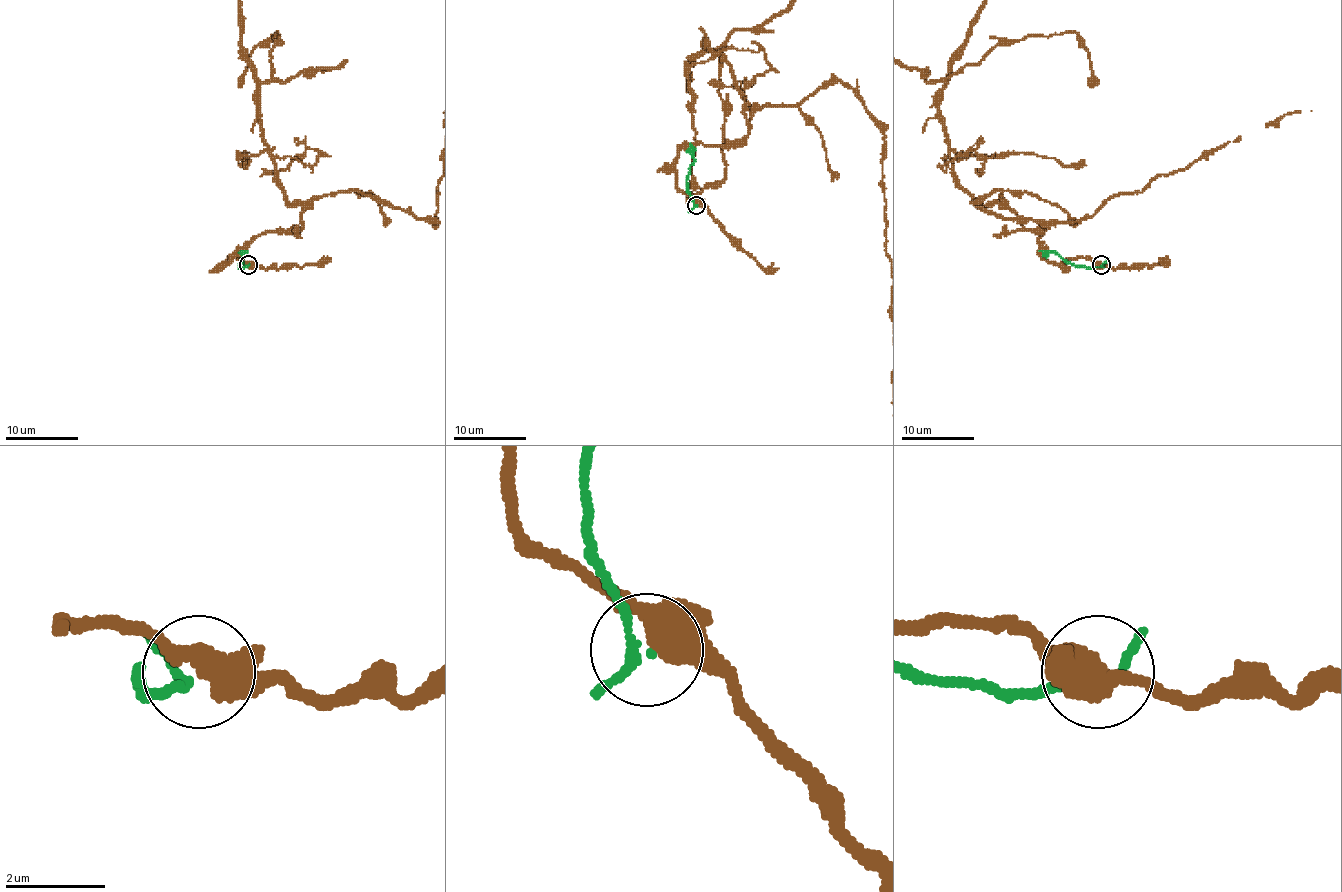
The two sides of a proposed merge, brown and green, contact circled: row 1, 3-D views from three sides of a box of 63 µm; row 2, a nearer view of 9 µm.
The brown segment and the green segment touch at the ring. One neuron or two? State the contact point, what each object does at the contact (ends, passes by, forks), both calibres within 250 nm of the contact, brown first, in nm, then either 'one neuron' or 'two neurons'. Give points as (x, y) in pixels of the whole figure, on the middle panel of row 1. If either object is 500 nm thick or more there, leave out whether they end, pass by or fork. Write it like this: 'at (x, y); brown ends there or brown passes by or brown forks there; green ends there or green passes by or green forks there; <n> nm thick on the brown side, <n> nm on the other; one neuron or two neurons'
at (696, 205); 550 nm thick on the brown side, 170 nm on the other; two neurons

